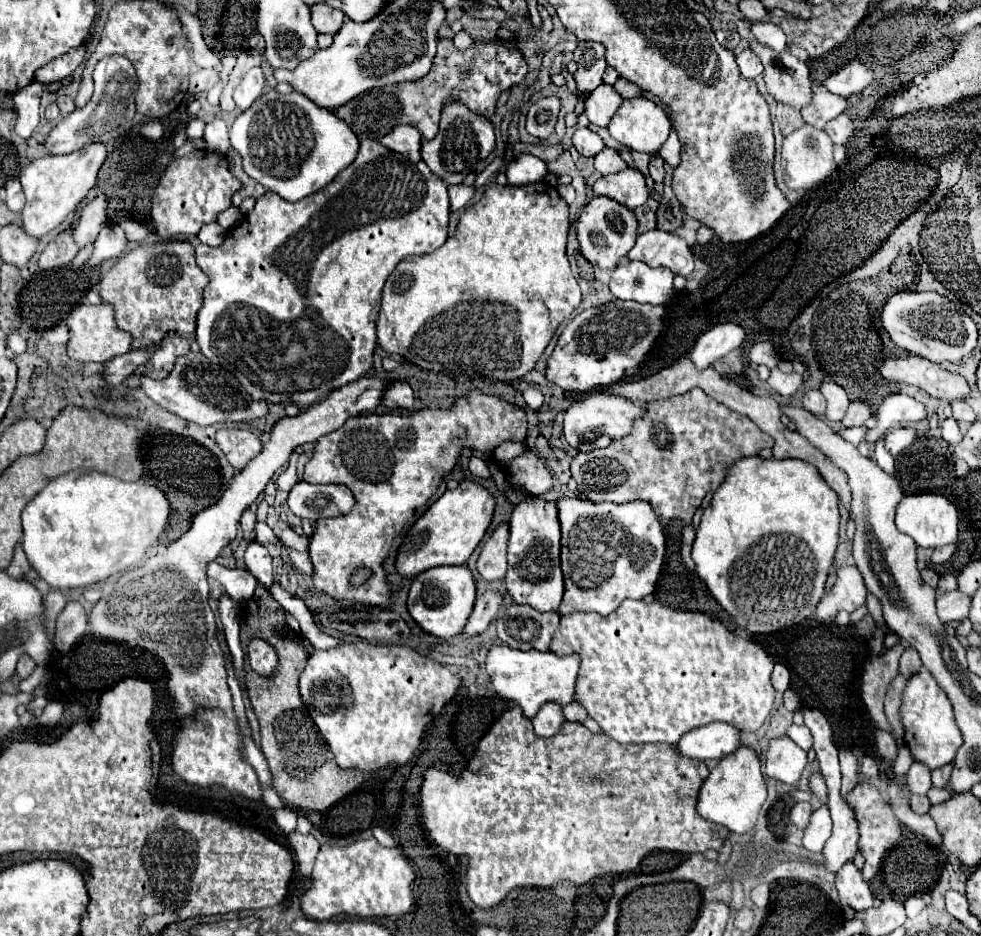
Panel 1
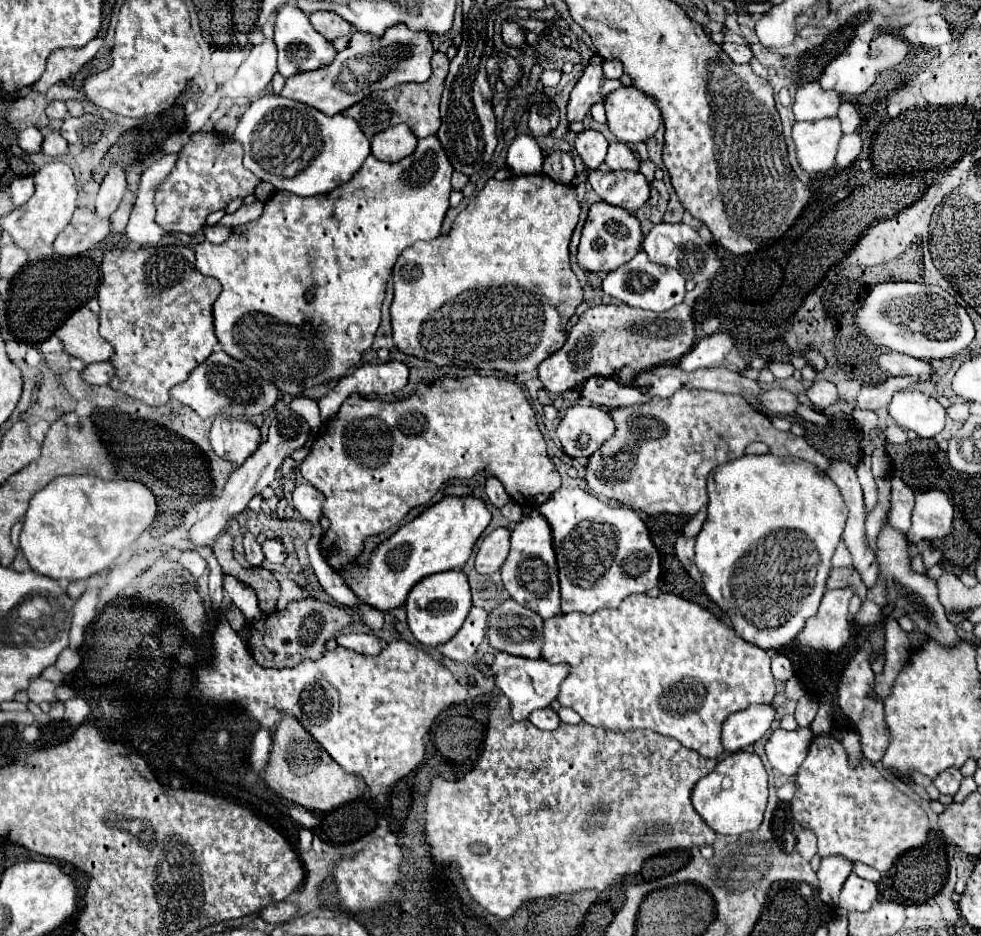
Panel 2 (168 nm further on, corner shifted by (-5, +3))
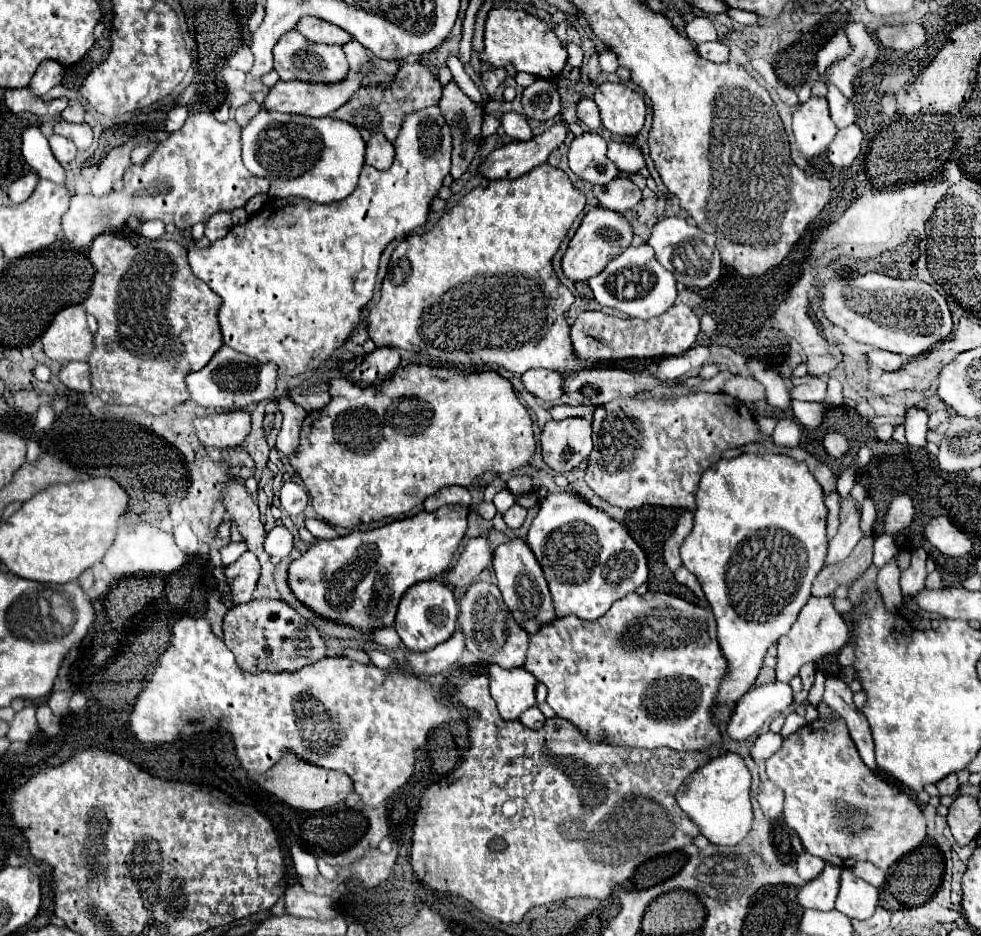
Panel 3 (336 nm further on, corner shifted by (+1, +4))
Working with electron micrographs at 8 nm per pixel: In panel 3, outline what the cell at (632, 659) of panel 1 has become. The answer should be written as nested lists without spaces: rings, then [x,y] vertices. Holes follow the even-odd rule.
[[[646,592],[644,596],[628,594],[626,598],[614,602],[612,608],[594,622],[580,620],[576,616],[556,618],[554,622],[542,626],[542,630],[538,630],[536,634],[530,636],[530,646],[528,646],[528,652],[526,652],[524,668],[530,674],[534,674],[542,684],[546,684],[546,688],[548,688],[546,702],[556,712],[556,716],[560,716],[560,718],[568,720],[572,726],[576,726],[584,734],[584,738],[588,742],[606,742],[610,746],[646,748],[646,750],[654,750],[654,748],[662,748],[662,746],[672,748],[672,750],[700,750],[700,748],[712,746],[712,744],[716,744],[720,740],[720,730],[710,720],[710,706],[712,706],[714,696],[718,692],[722,674],[726,672],[726,660],[724,660],[722,650],[720,650],[718,640],[716,640],[716,622],[712,618],[712,614],[704,616],[702,606],[686,602],[686,600],[678,598],[678,596],[660,594],[660,592]]]

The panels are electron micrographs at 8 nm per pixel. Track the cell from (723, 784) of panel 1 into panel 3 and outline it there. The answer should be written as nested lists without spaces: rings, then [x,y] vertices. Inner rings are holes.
[[[722,754],[698,768],[676,792],[678,806],[700,828],[700,834],[716,846],[734,846],[746,838],[752,826],[750,772],[738,754]]]

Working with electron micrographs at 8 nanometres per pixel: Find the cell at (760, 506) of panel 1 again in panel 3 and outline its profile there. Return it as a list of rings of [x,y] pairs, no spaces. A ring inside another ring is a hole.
[[[768,450],[762,452],[766,454],[744,452],[732,460],[720,460],[702,474],[696,492],[694,528],[680,546],[682,566],[688,566],[698,578],[712,606],[718,624],[718,642],[722,656],[726,658],[726,674],[712,706],[716,724],[726,724],[736,702],[752,688],[768,646],[778,642],[798,618],[800,608],[810,598],[810,586],[816,574],[824,568],[826,558],[828,510],[824,506],[822,486],[804,462],[784,454],[770,454]]]

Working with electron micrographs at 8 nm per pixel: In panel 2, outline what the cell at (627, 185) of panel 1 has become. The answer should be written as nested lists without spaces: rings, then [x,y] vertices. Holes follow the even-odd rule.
[[[590,171],[588,181],[602,201],[636,213],[650,197],[650,183],[640,171]]]

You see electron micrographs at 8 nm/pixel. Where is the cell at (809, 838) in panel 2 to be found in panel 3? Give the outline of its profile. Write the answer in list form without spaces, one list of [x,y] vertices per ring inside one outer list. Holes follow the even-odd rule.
[[[808,852],[798,854],[796,856],[796,864],[798,864],[798,874],[800,874],[800,878],[804,882],[814,880],[824,870],[824,866],[826,866],[826,862],[822,858],[816,858],[816,856],[808,854]]]

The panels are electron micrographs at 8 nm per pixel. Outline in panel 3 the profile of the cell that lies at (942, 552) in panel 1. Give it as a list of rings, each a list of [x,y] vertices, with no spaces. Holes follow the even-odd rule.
[[[916,548],[912,552],[912,564],[908,570],[902,572],[900,578],[900,588],[904,596],[914,596],[924,590],[924,580],[926,580],[926,552],[924,548]]]

